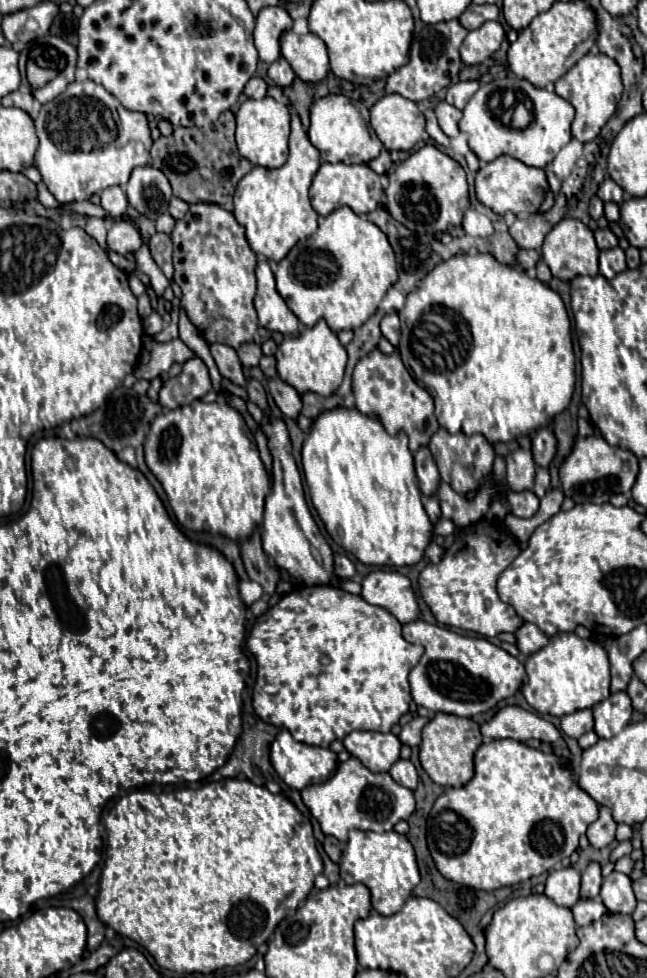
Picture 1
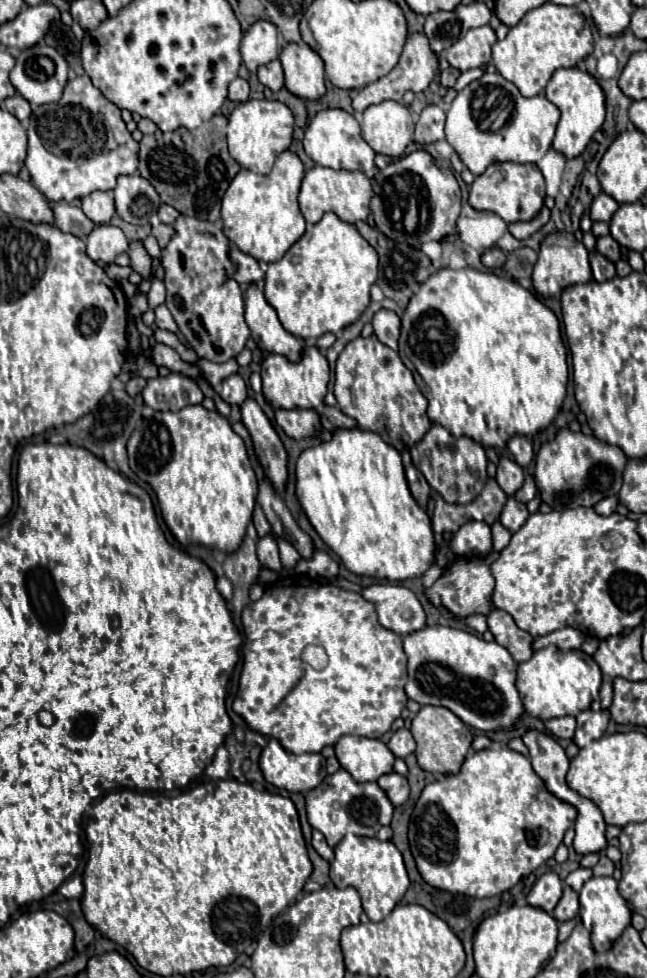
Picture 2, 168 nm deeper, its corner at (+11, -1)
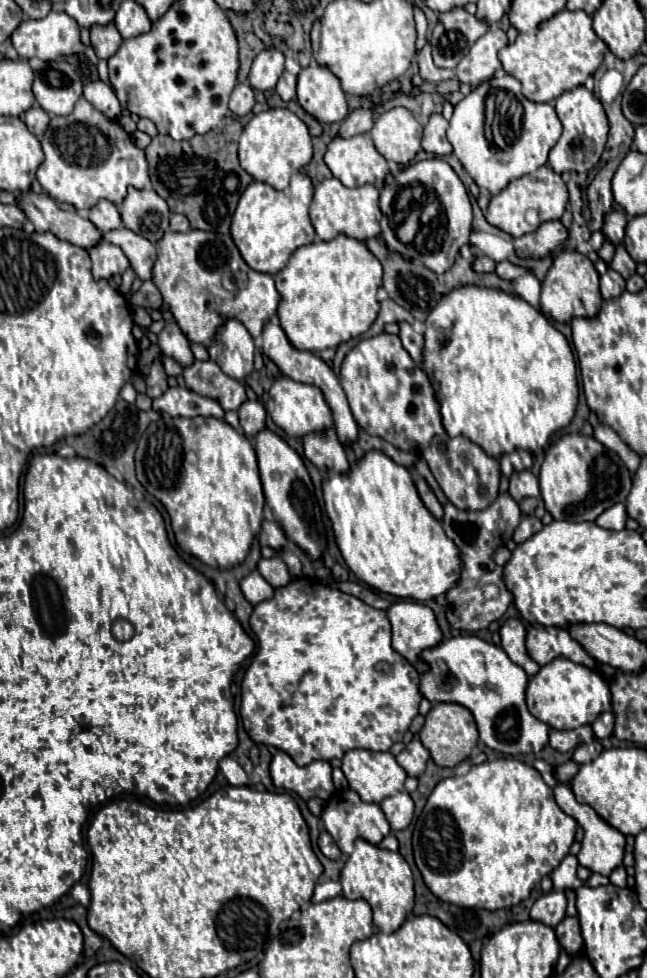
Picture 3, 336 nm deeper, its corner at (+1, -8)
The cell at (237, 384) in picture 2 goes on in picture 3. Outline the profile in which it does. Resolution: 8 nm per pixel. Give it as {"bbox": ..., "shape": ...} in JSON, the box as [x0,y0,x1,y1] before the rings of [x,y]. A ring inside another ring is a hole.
{"bbox":[238,401,266,437],"shape":[[[256,401],[244,403],[238,409],[238,417],[240,417],[240,425],[248,437],[254,437],[256,433],[260,433],[266,427],[266,409],[262,407],[262,403],[256,403]]]}

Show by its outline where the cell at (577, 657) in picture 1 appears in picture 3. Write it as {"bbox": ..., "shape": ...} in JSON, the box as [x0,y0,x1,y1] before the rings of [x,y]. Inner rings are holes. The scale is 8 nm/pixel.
{"bbox":[526,657,610,729],"shape":[[[558,657],[552,663],[544,665],[538,675],[530,677],[530,685],[526,689],[526,703],[530,713],[552,729],[576,729],[582,725],[592,725],[592,721],[602,711],[610,709],[610,689],[608,683],[594,669]]]}

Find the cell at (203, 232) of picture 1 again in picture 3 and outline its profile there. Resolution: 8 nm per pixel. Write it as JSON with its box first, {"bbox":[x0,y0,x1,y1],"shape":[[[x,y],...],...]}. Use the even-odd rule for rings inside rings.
{"bbox":[208,321,254,381],"shape":[[[226,321],[214,343],[208,347],[208,353],[232,379],[242,381],[254,369],[254,339],[240,321]]]}

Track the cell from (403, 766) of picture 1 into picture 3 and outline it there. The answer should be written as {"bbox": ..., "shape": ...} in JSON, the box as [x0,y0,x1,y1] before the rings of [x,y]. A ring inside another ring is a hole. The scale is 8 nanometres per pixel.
{"bbox":[380,793,414,831],"shape":[[[398,793],[398,795],[384,799],[380,803],[380,809],[382,809],[384,817],[388,819],[392,831],[406,829],[412,821],[412,815],[414,815],[414,803],[408,793]]]}

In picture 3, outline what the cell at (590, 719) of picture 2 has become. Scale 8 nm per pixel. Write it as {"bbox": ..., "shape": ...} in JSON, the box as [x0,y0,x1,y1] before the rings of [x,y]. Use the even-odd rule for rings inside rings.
{"bbox":[572,741,602,765],"shape":[[[594,741],[594,743],[590,743],[590,745],[580,745],[576,751],[574,751],[574,755],[572,755],[572,761],[576,763],[576,765],[584,765],[584,763],[590,763],[596,755],[600,755],[602,753],[602,745],[598,743],[598,741]]]}

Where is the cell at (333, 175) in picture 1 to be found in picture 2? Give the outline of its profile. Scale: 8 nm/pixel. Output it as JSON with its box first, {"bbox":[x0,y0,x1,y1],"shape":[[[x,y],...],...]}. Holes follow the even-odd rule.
{"bbox":[298,166,372,224],"shape":[[[314,166],[306,172],[306,176],[302,180],[298,204],[300,204],[300,212],[304,214],[306,222],[314,224],[326,212],[334,212],[340,220],[354,224],[358,220],[368,218],[370,198],[372,198],[372,184],[364,172],[360,172],[360,170],[332,170],[332,168],[324,168],[324,166]]]}

